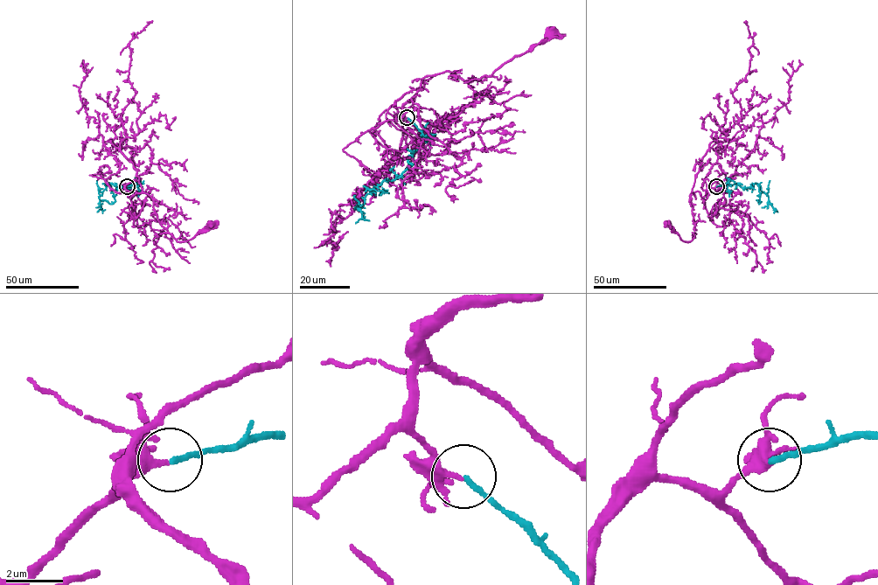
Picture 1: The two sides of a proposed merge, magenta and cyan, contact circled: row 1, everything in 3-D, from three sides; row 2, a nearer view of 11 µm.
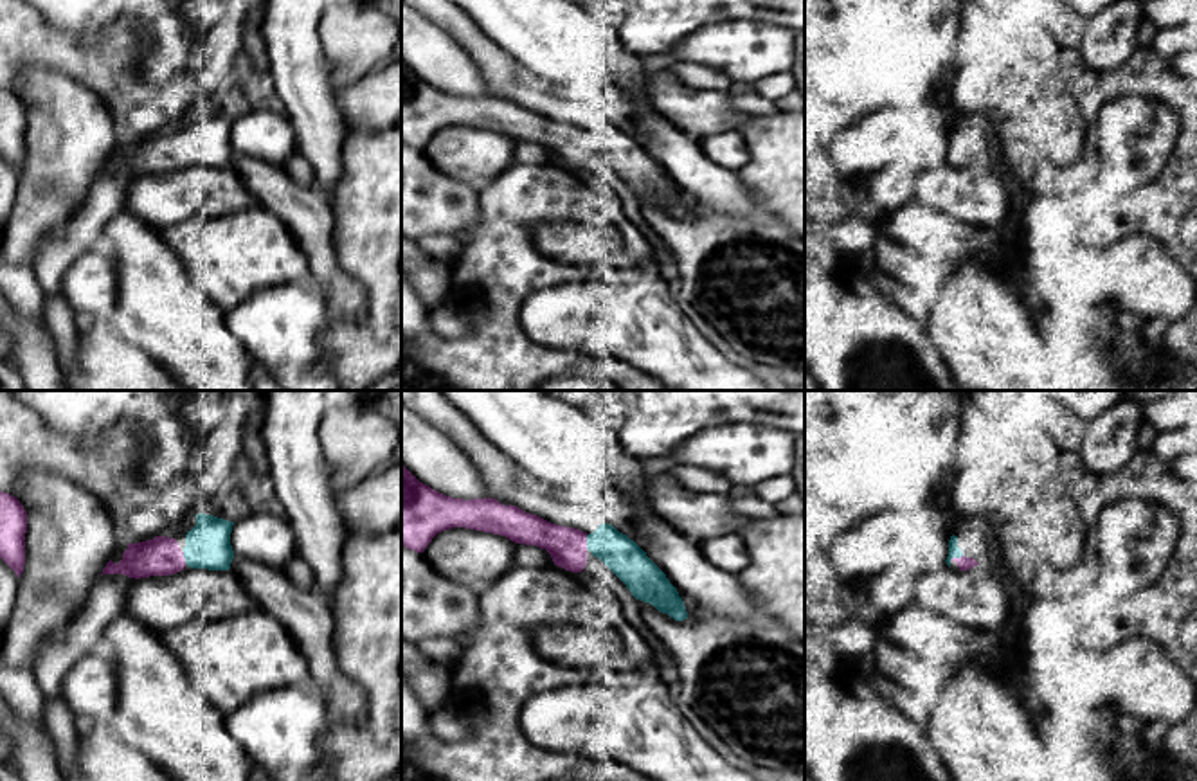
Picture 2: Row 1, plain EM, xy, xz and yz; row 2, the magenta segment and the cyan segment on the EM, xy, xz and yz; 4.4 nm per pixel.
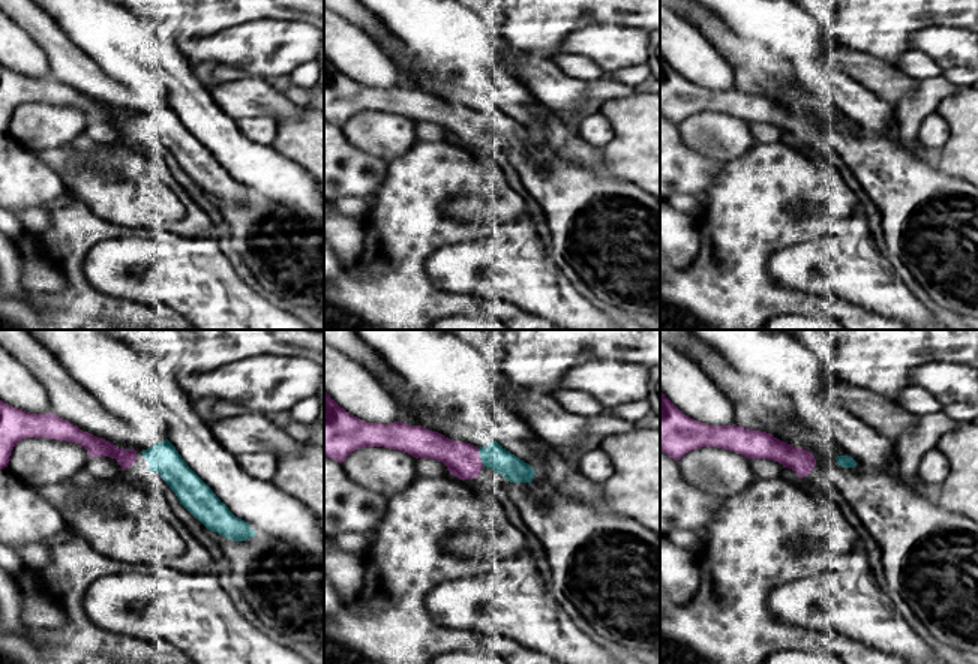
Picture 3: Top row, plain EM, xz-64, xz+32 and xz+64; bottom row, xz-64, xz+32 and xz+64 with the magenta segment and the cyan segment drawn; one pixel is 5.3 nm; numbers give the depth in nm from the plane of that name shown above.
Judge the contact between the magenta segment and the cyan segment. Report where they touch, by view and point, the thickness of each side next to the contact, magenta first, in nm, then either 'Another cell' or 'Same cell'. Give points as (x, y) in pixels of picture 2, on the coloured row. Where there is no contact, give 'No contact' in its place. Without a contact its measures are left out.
Touches magenta at xz (585, 542). Thickness 170 nm (magenta) against 170 nm. Same cell

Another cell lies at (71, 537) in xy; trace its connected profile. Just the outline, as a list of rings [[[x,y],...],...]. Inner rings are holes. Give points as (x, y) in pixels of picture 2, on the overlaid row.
[[[29,468],[20,493],[27,511],[25,565],[0,639],[0,662],[32,669],[40,648],[81,608],[121,542],[121,525],[86,488]]]

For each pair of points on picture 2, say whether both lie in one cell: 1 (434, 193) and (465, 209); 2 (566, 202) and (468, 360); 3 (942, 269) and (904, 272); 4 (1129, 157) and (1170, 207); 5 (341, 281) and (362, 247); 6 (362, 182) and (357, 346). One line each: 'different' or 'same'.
1: same
2: same
3: different
4: different
5: different
6: same

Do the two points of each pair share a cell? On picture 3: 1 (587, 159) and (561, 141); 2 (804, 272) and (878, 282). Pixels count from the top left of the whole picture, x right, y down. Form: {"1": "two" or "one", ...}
{"1": "one", "2": "one"}

